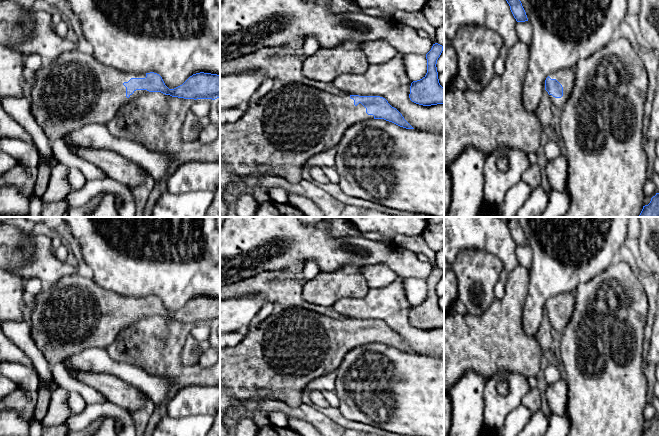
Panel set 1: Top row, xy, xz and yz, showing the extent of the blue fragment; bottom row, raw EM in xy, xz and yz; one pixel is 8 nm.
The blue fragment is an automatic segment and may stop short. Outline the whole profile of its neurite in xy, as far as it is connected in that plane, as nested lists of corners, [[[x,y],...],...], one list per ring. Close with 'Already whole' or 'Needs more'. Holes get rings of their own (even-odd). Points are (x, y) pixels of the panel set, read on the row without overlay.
[[[85,272],[75,273],[62,277],[55,286],[44,288],[35,297],[30,317],[31,336],[50,364],[61,363],[90,348],[106,349],[116,340],[123,328],[150,316],[161,316],[184,323],[215,324],[220,321],[220,299],[196,297],[182,309],[169,313],[157,297],[126,297],[102,288]]]. Needs more

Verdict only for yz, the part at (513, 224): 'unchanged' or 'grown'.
unchanged

